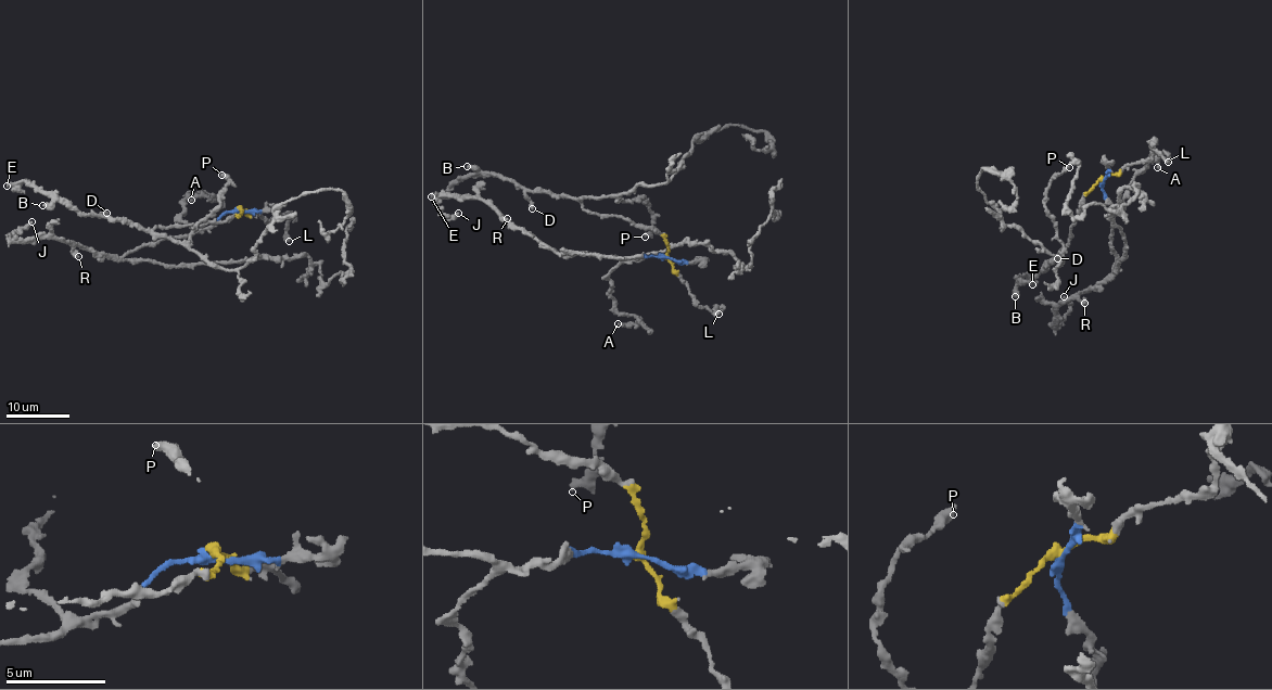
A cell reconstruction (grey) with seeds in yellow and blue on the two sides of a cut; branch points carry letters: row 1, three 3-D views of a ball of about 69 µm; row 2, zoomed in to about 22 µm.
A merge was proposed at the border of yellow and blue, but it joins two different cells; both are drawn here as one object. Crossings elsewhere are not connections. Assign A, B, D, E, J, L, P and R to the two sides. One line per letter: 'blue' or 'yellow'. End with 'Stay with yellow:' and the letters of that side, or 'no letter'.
A: blue
B: yellow
D: yellow
E: yellow
J: blue
L: yellow
P: yellow
R: blue
Stay with yellow: B, D, E, L, P

